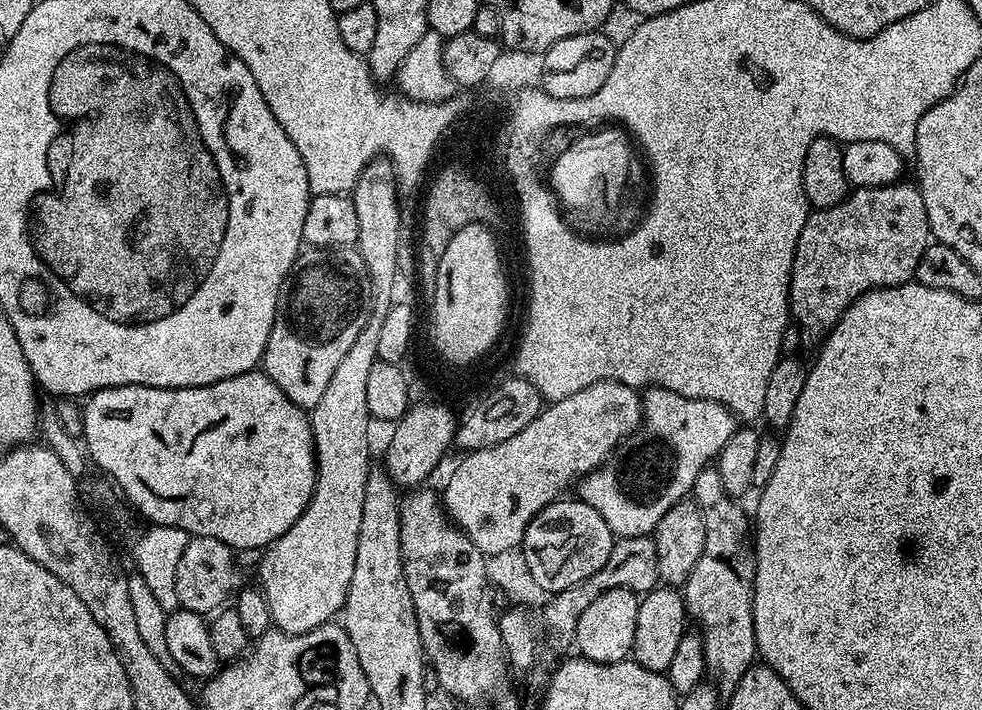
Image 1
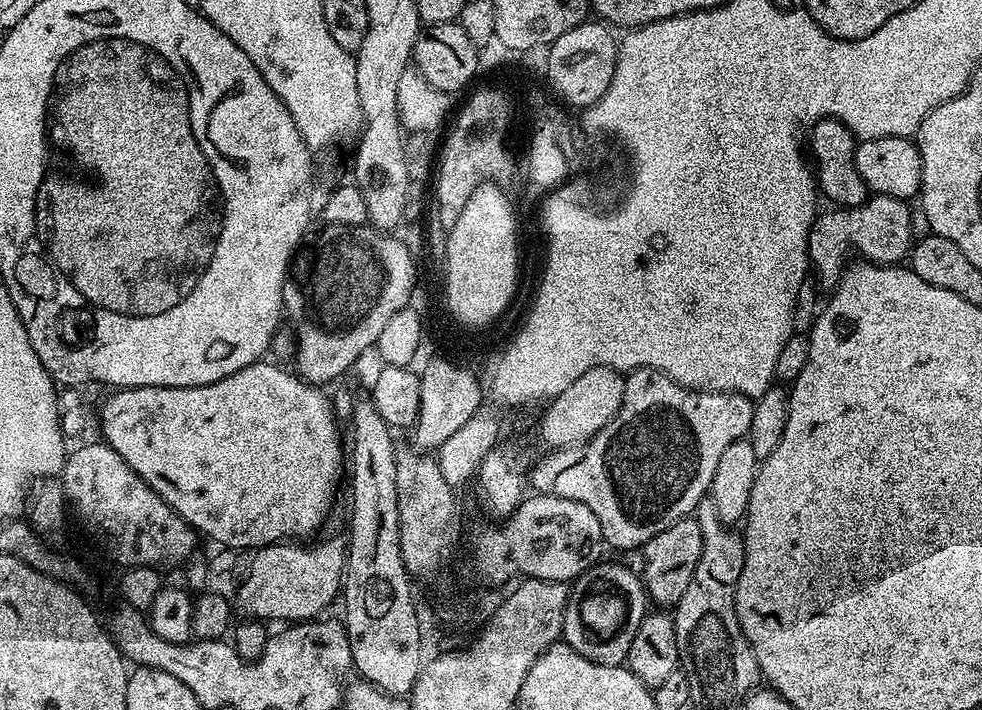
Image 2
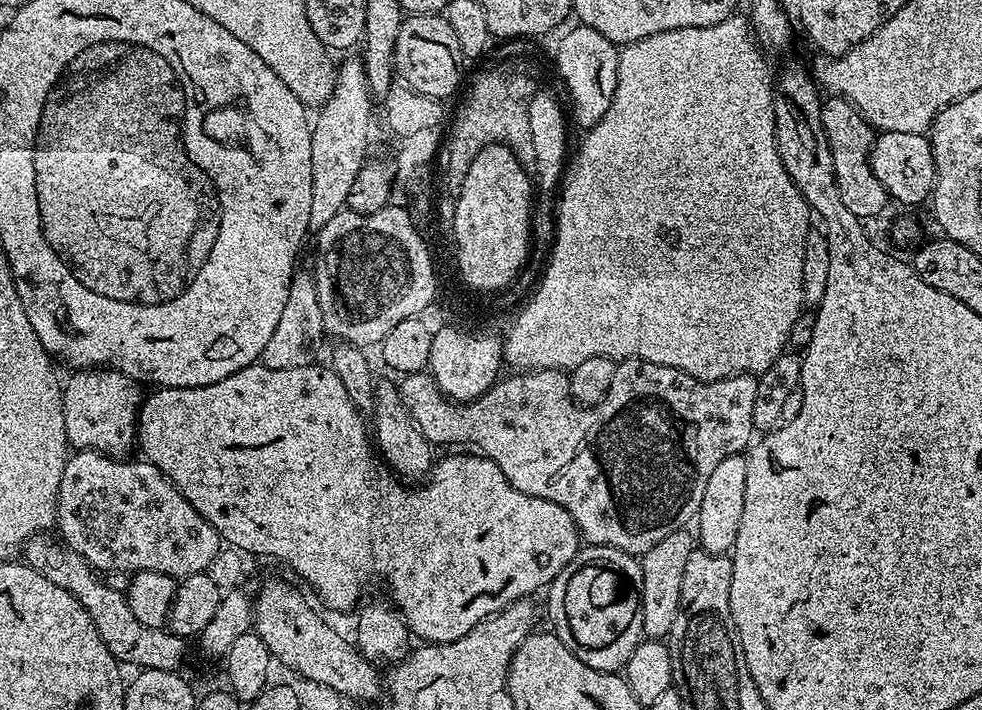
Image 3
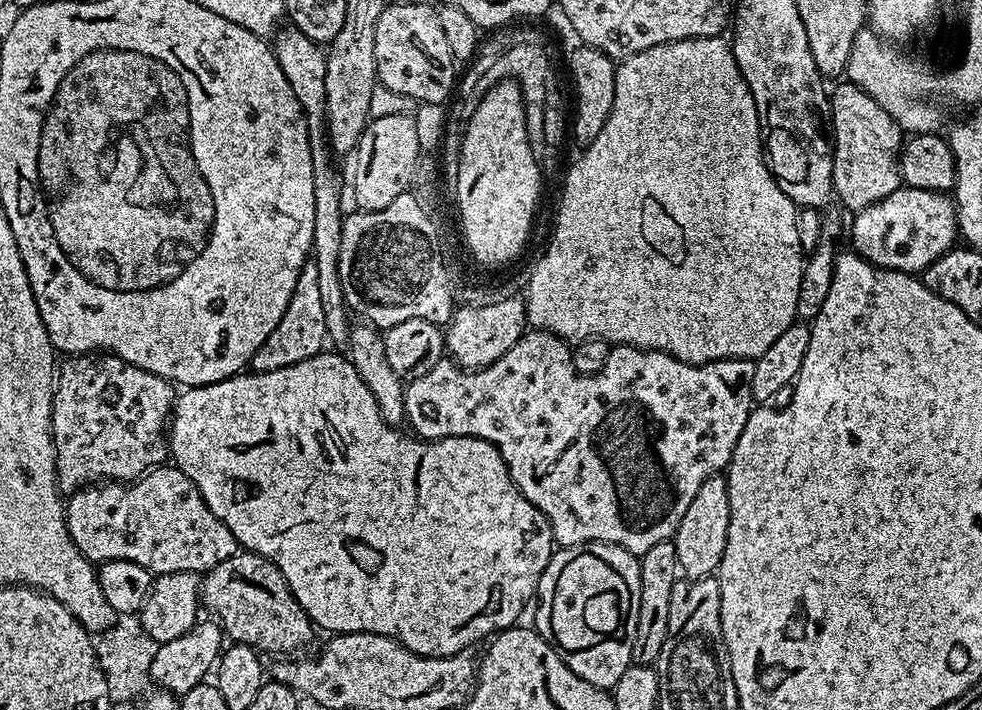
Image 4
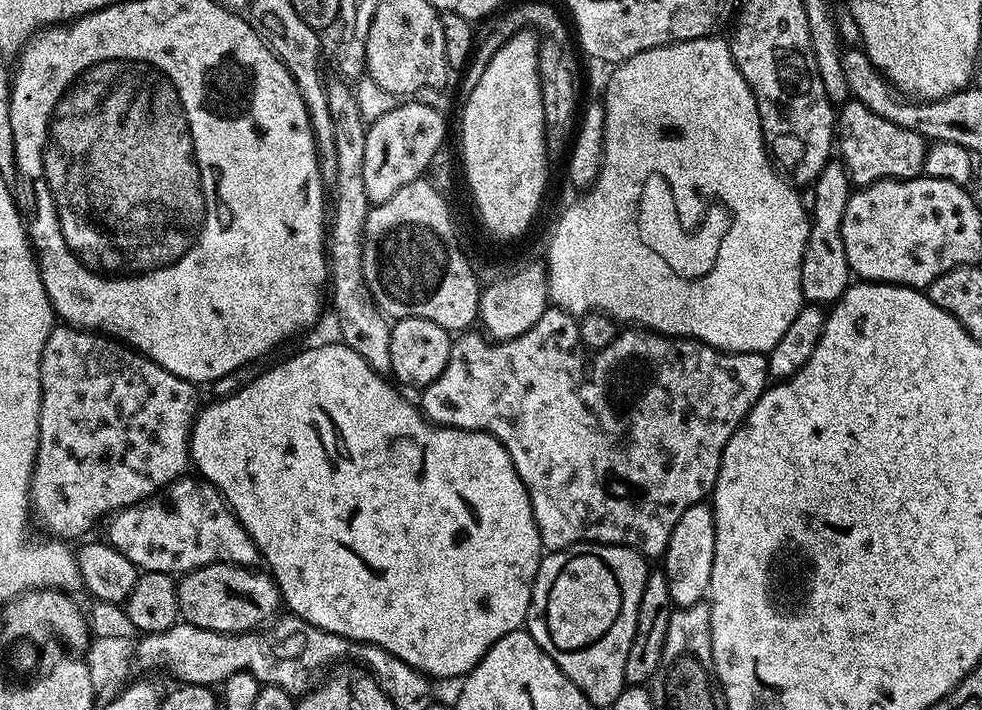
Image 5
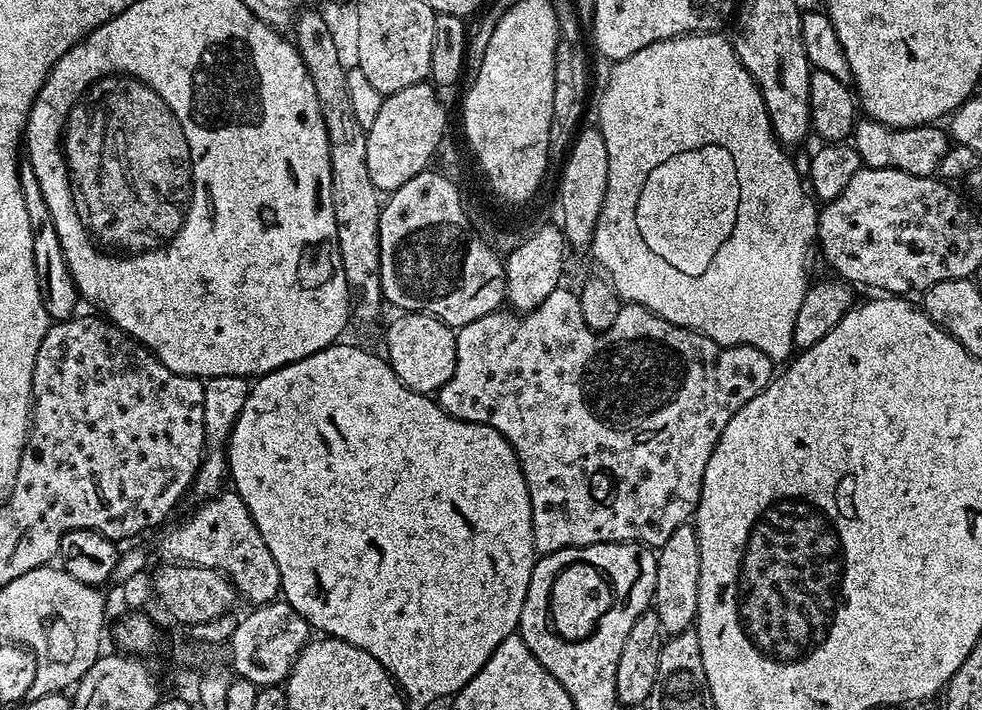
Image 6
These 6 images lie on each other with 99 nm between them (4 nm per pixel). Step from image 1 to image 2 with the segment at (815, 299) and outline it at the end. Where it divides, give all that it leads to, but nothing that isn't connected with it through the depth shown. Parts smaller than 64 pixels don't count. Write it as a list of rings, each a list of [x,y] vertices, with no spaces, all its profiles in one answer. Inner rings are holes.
[[[869,195],[853,208],[837,207],[832,212],[821,211],[812,222],[808,235],[808,262],[828,286],[835,285],[846,265],[854,257],[874,264],[899,265],[909,255],[914,243],[912,212],[909,205],[898,198]]]

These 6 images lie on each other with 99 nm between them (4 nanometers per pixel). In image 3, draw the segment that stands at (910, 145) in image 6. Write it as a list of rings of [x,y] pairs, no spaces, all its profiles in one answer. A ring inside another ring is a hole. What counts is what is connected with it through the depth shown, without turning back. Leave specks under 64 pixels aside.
[[[838,94],[827,97],[820,105],[822,130],[826,130],[826,142],[830,146],[830,158],[834,158],[834,178],[838,186],[838,198],[846,205],[850,214],[861,218],[876,216],[890,204],[888,191],[874,178],[868,156],[872,152],[874,129],[854,105]]]

